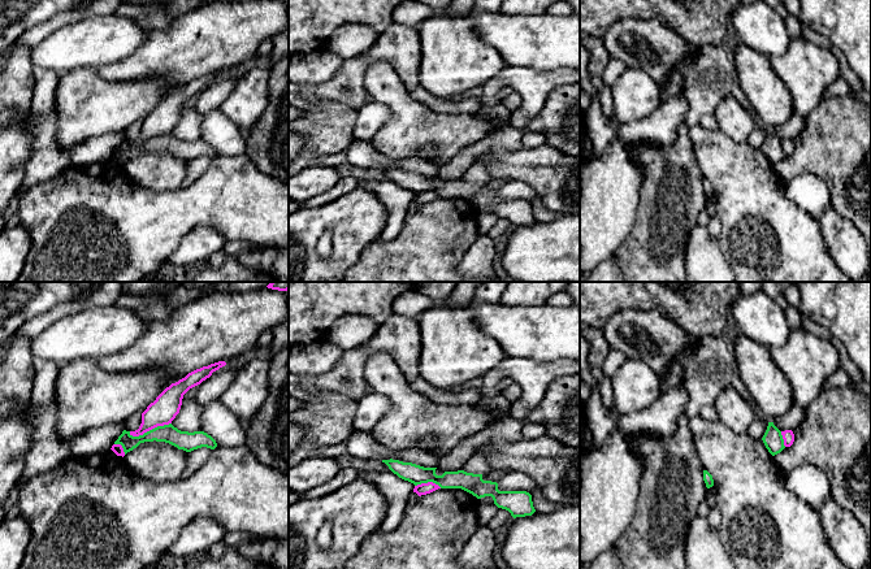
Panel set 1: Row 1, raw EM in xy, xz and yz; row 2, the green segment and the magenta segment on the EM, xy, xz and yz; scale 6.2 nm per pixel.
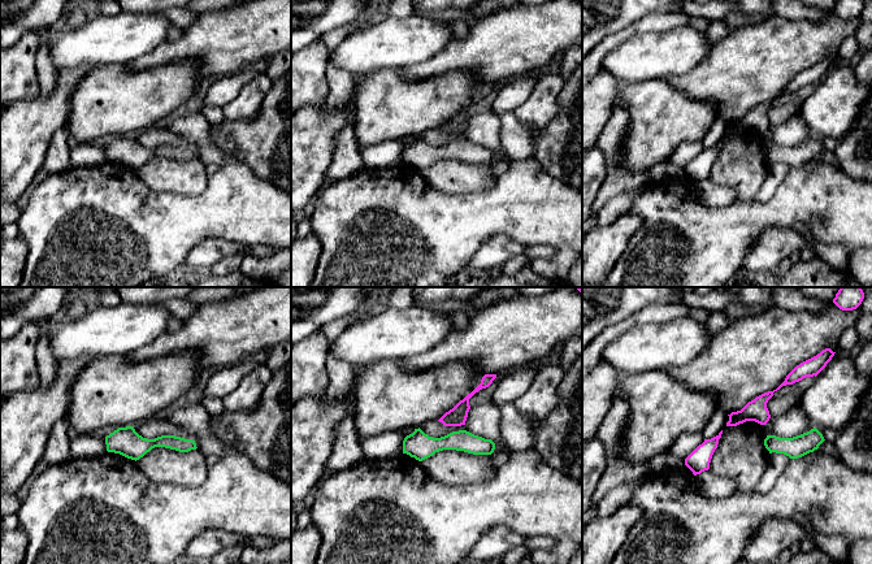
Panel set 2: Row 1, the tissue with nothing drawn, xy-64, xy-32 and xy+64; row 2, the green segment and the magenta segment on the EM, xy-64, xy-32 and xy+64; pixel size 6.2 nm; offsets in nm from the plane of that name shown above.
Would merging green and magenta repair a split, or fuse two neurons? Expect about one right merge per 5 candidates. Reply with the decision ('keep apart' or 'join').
keep apart

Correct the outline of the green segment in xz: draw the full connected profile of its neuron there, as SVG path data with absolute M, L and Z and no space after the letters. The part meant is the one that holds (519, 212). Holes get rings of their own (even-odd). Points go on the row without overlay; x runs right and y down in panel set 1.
M393 168L382 169L382 171L385 171L399 187L408 190L415 195L433 191L441 197L462 197L477 208L491 205L494 213L498 217L508 220L514 227L532 225L536 221L529 201L499 200L498 192L484 190L482 183L458 179L445 181L442 184L437 184L437 177L424 177L412 171L403 171Z

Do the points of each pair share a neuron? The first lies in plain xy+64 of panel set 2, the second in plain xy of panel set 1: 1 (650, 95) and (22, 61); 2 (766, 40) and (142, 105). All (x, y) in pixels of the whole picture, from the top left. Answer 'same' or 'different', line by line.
1: different
2: different

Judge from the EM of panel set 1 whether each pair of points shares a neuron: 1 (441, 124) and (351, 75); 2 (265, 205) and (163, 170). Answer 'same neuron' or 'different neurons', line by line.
1: different neurons
2: different neurons

